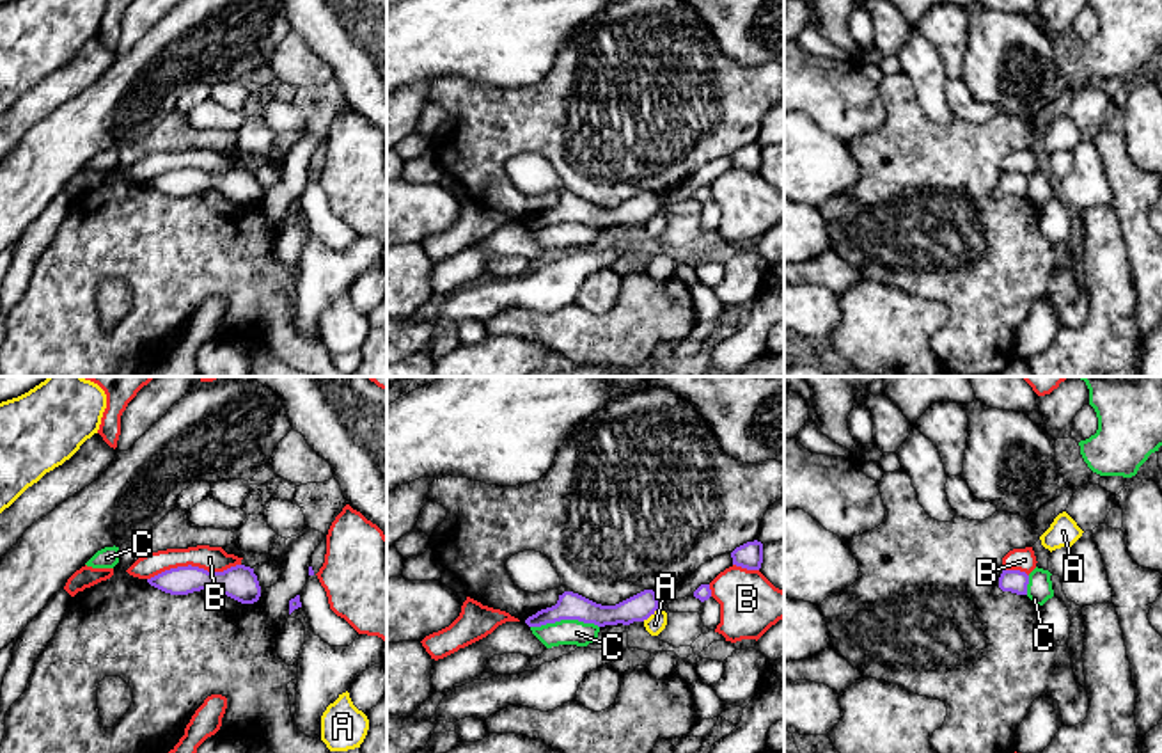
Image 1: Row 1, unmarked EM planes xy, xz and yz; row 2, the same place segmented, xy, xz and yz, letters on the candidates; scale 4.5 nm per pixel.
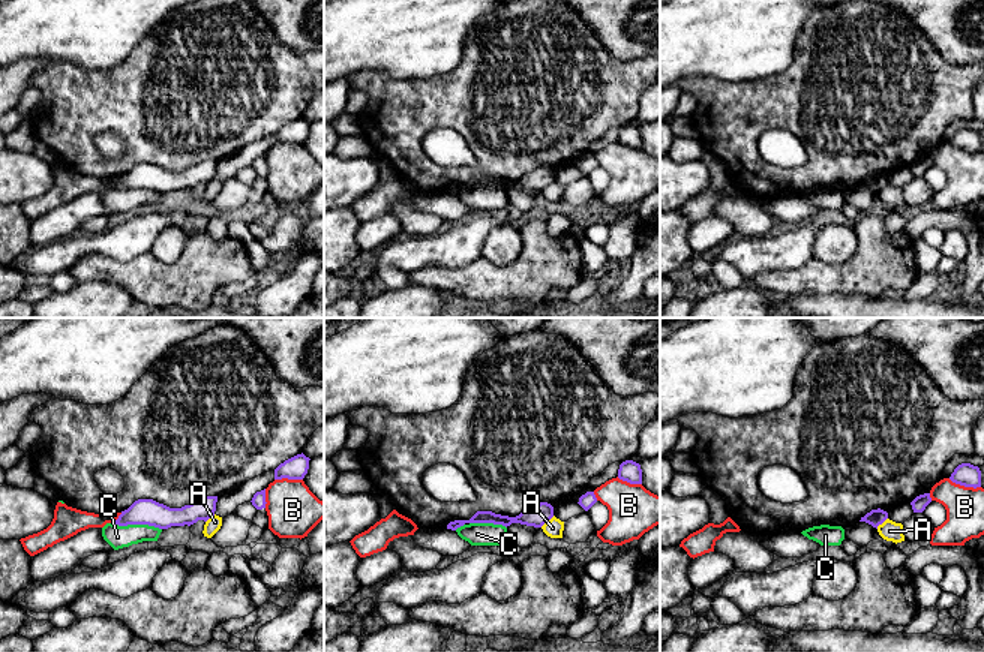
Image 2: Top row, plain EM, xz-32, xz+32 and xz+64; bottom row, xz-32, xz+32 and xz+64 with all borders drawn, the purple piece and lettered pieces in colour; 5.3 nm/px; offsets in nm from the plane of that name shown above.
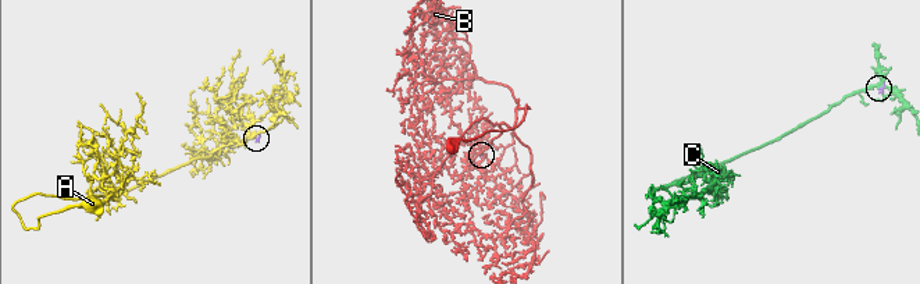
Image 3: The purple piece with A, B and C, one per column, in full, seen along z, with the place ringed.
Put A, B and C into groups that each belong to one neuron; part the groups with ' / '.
A / B / C

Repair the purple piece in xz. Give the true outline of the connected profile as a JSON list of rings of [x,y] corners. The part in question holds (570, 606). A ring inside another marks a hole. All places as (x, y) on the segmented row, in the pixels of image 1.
[[[644,590],[616,606],[601,606],[578,593],[564,591],[559,595],[555,606],[538,611],[529,616],[525,623],[529,627],[541,627],[561,620],[578,620],[598,627],[617,623],[630,625],[648,620],[656,609],[658,598],[653,590]]]

